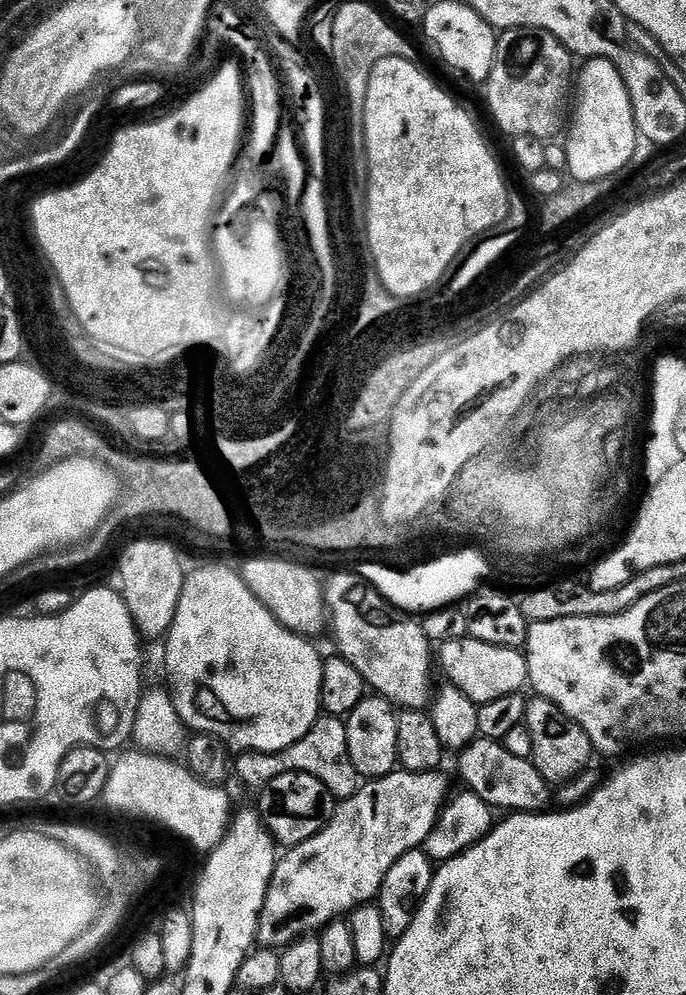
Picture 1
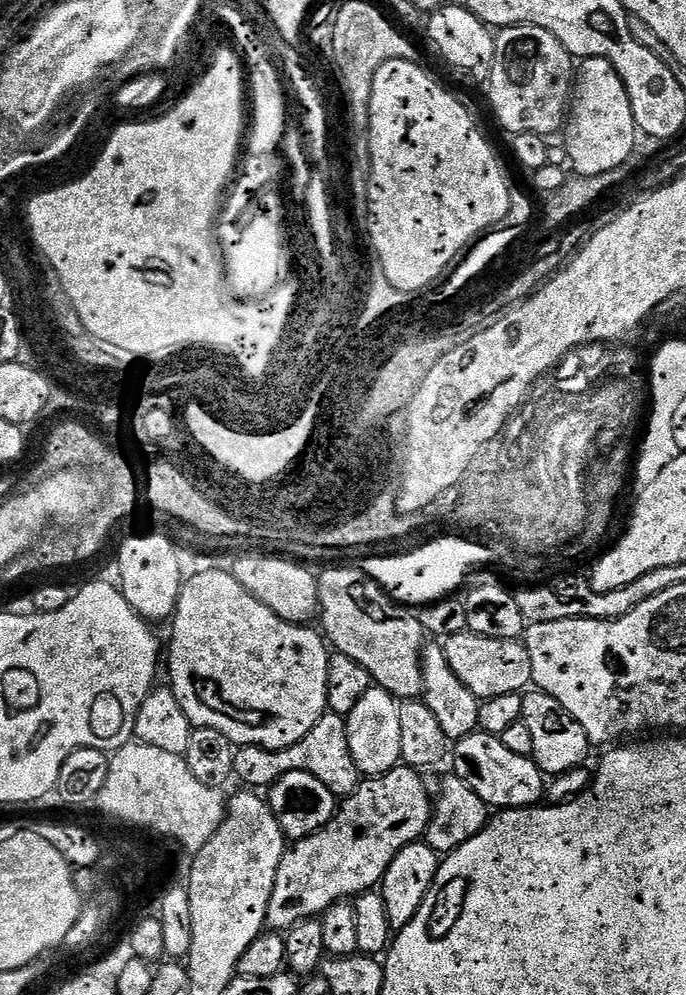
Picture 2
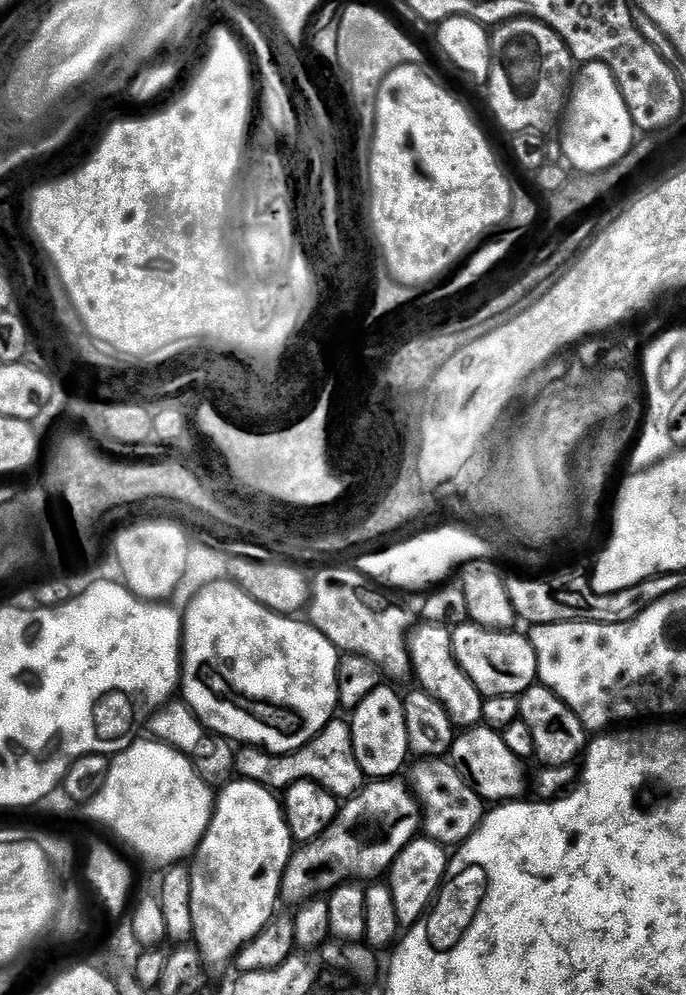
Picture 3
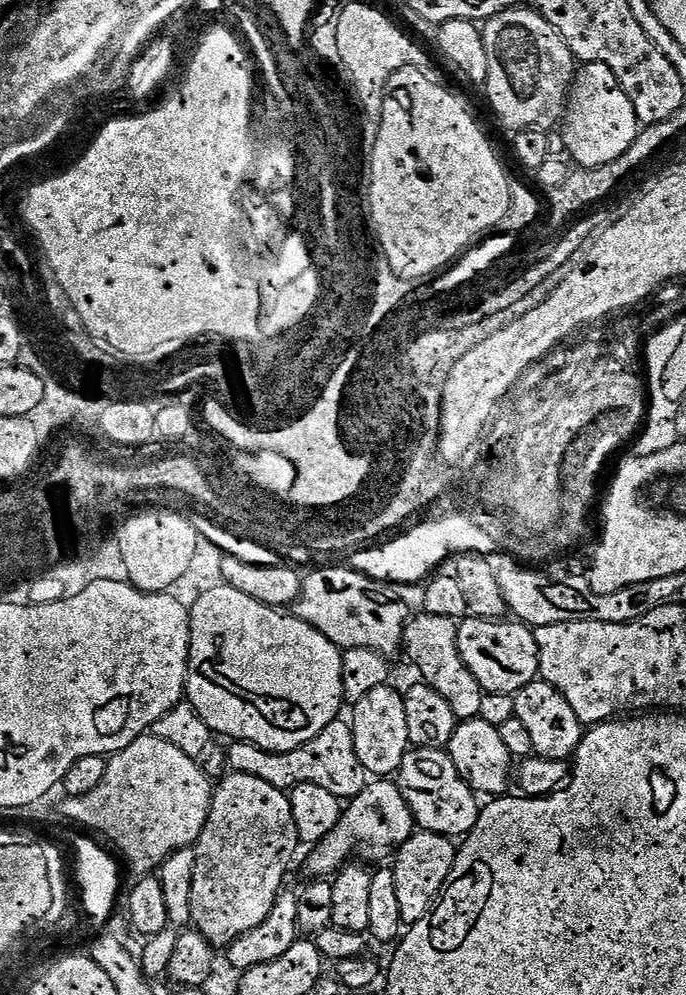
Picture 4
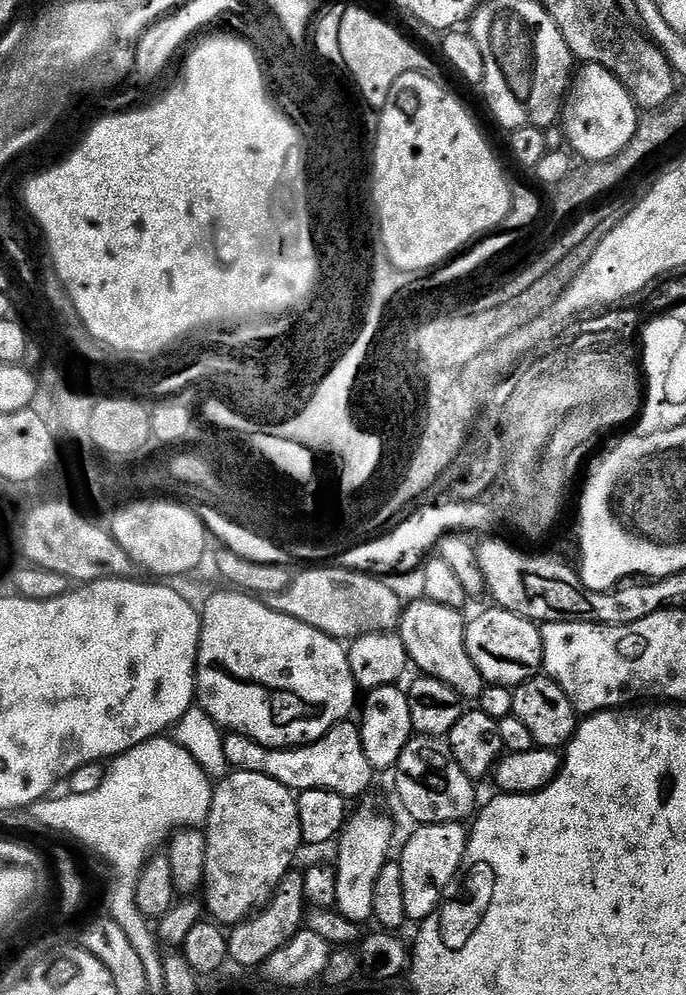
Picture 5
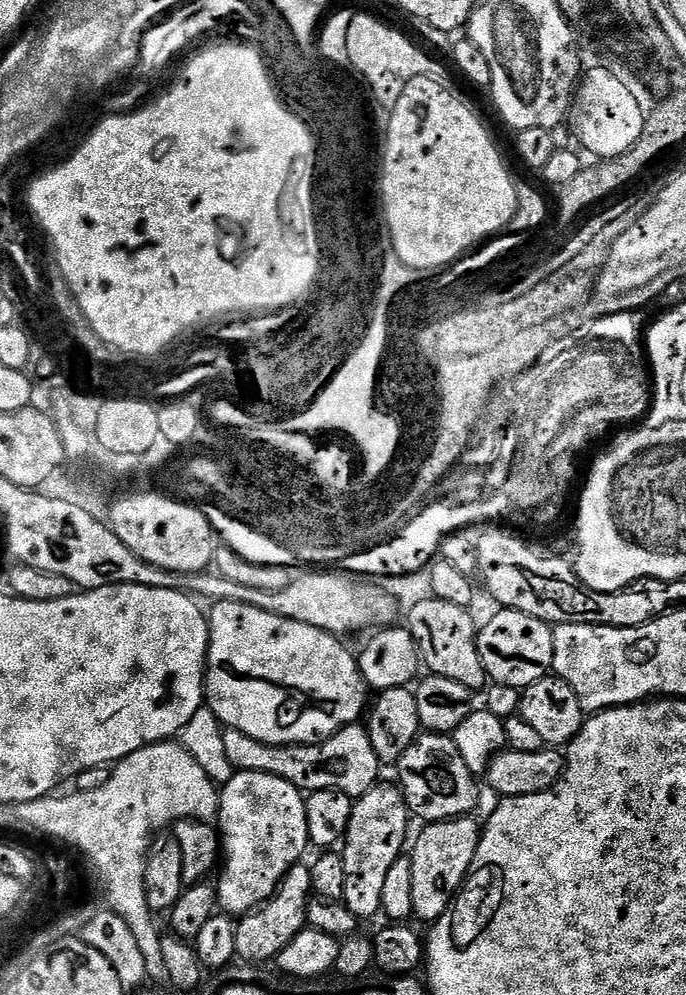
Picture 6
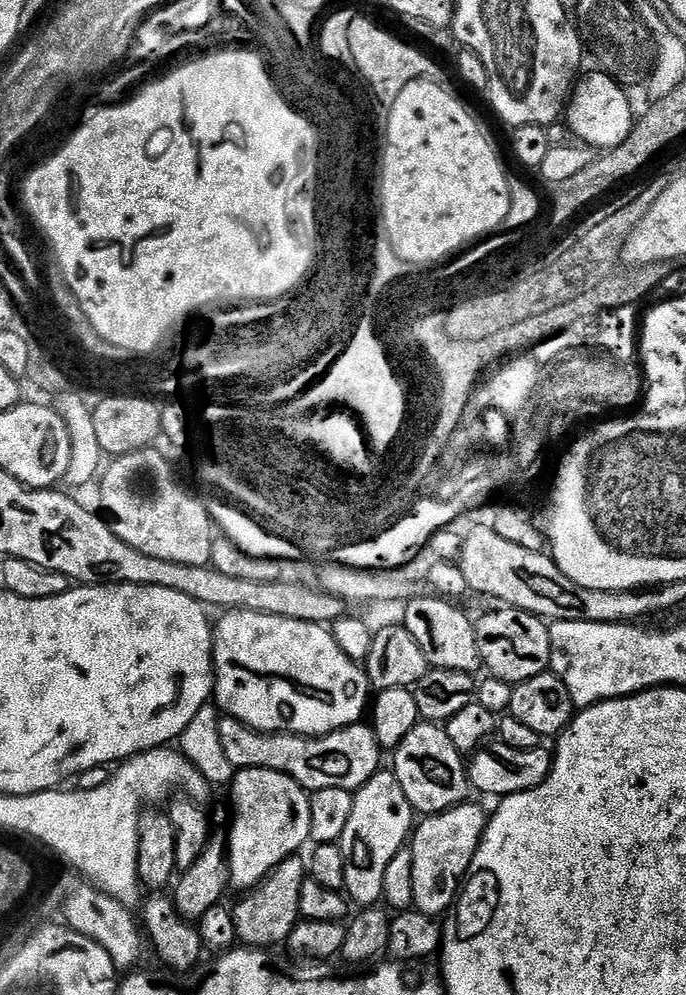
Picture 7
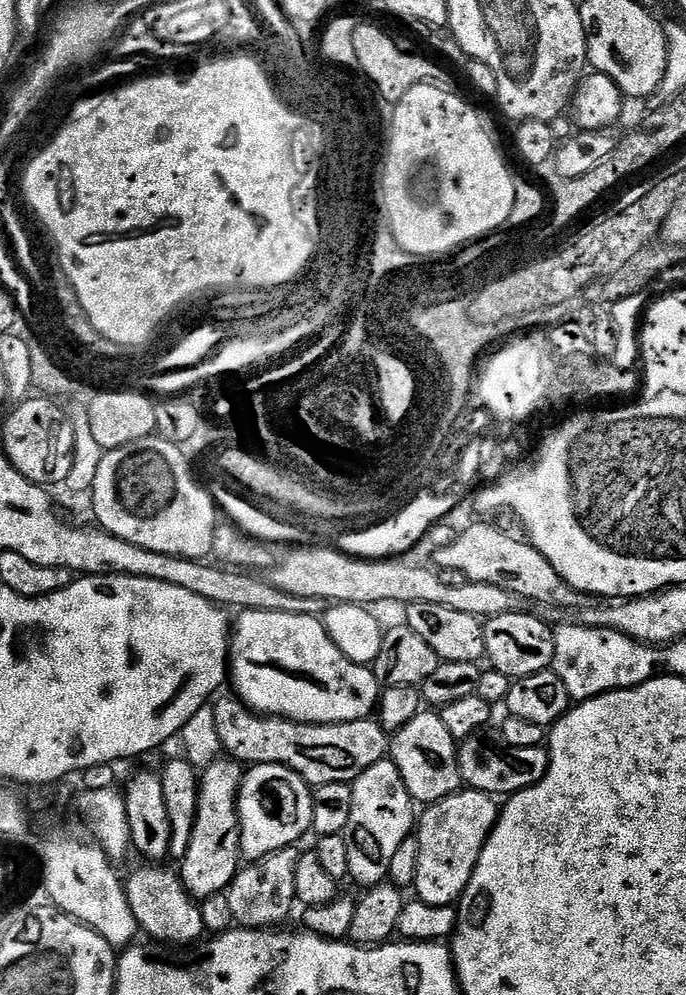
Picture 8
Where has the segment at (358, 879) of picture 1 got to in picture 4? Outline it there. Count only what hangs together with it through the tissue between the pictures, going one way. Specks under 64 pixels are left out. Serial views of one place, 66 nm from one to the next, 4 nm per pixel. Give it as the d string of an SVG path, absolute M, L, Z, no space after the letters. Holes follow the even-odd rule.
M380 778L369 783L341 811L338 826L320 844L311 849L308 856L308 872L312 878L332 878L353 859L352 852L368 860L380 860L388 851L399 849L417 827L416 819L406 798L400 792L399 783Z

